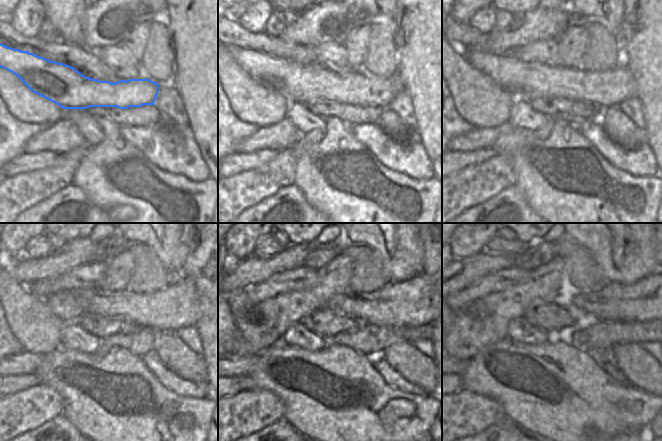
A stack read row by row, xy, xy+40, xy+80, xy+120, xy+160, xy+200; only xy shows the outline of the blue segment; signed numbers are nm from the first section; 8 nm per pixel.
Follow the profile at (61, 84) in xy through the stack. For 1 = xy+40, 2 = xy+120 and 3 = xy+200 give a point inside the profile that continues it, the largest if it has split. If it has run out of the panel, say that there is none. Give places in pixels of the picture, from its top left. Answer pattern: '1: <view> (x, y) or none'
1: xy+40 (297, 83)
2: xy+120 (178, 305)
3: xy+200 (645, 300)

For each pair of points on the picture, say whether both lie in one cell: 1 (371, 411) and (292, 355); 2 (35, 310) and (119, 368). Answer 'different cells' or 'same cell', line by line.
1: same cell
2: different cells

